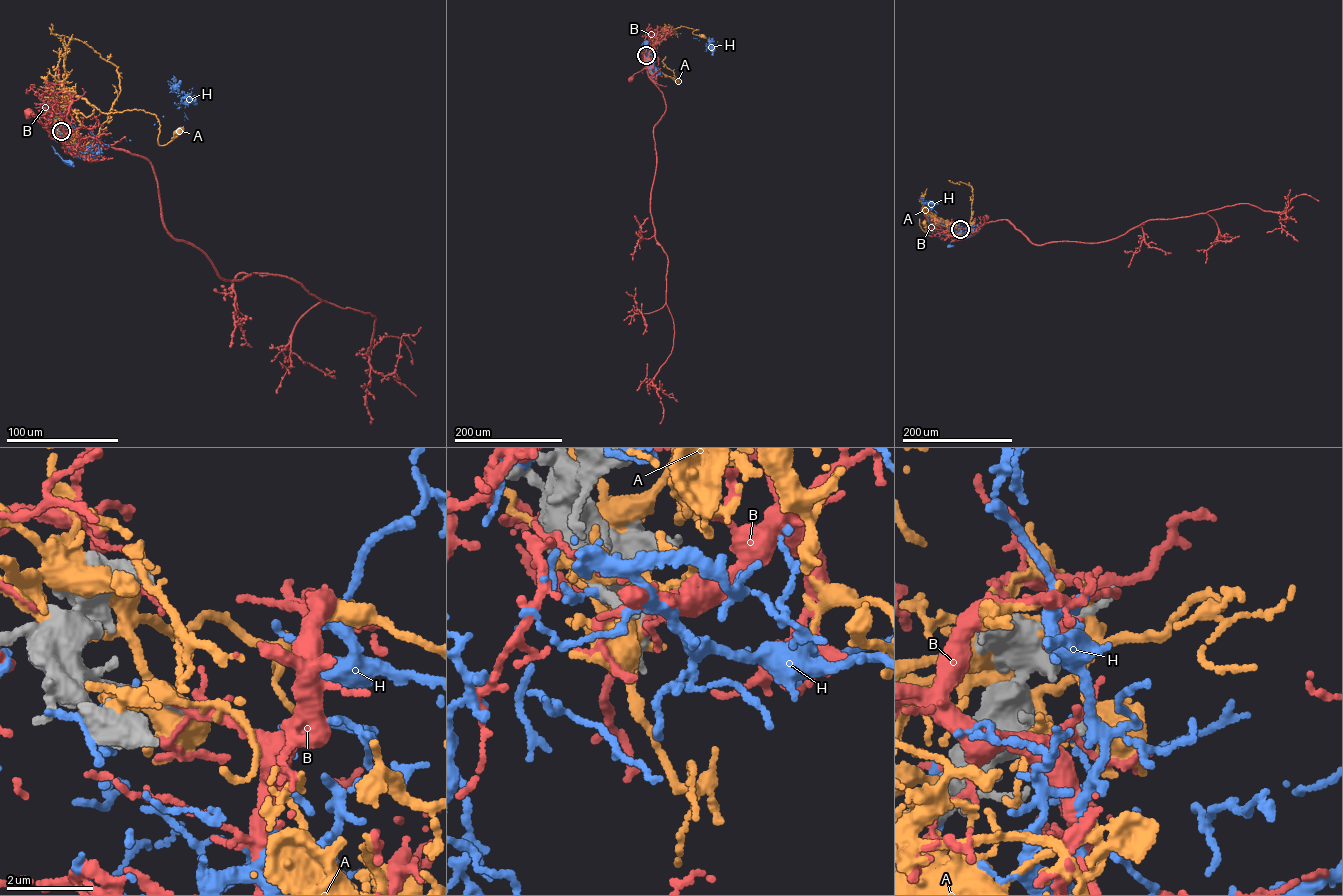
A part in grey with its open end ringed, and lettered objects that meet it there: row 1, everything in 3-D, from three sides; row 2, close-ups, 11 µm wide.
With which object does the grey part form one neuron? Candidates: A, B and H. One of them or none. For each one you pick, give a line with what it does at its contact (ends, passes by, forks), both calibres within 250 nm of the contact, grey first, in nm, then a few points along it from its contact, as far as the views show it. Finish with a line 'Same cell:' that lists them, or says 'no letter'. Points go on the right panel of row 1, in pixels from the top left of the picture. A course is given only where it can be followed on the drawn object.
Same cell: no letter

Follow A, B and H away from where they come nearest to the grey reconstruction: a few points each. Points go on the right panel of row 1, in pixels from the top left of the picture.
A: (960, 228), (932, 216), (924, 224), (920, 223), (919, 218), (925, 232), (924, 223)
B: (959, 229), (961, 236), (971, 236), (986, 217)
H: (959, 229), (957, 238), (949, 246)

